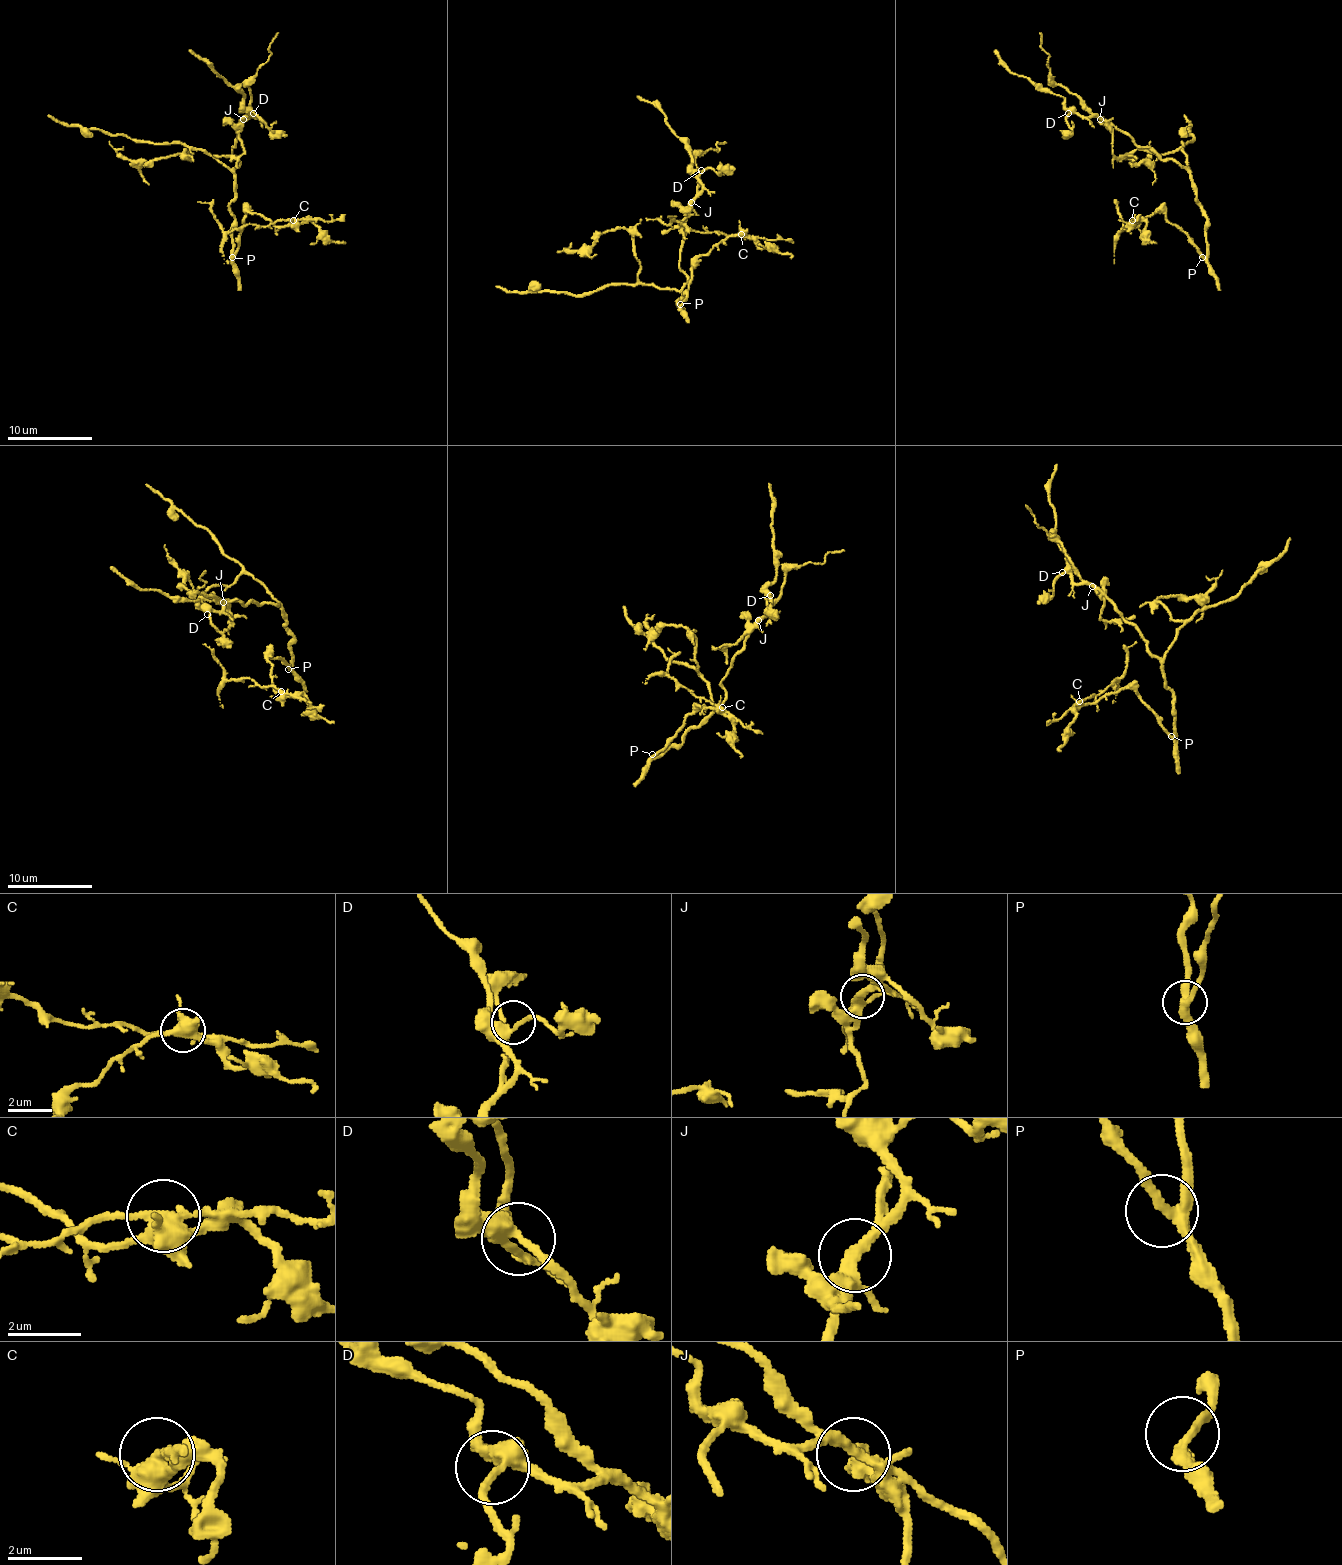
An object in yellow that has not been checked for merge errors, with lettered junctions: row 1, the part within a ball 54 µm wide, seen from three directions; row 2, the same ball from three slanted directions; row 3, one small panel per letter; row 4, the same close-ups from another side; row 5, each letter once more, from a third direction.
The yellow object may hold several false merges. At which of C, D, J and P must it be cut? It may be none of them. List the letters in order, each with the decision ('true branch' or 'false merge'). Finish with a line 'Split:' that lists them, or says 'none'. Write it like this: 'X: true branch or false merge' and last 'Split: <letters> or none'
C: false merge
D: true branch
J: false merge
P: true branch
Split: C, J

